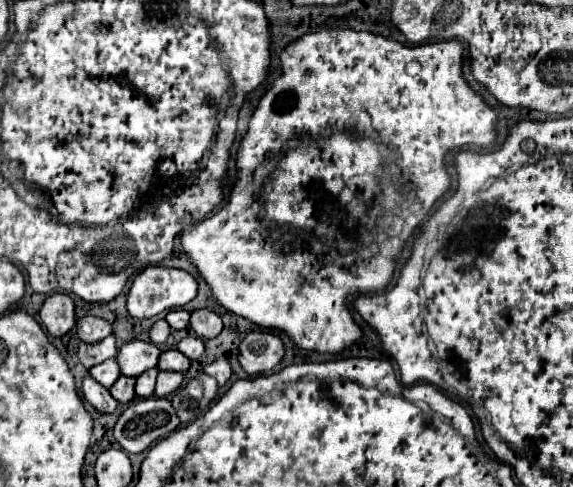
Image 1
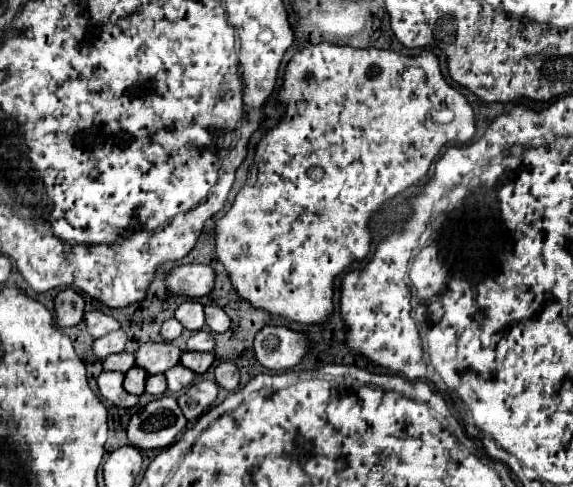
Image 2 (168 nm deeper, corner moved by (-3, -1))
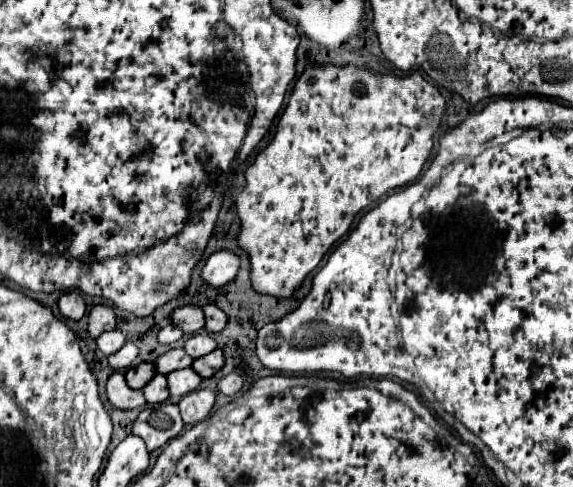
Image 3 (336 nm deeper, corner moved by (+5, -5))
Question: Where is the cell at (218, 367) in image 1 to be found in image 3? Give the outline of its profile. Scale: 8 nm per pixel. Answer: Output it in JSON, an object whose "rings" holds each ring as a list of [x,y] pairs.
{"rings":[[[231,373],[231,375],[223,377],[223,379],[219,381],[217,387],[219,387],[219,391],[221,391],[223,395],[233,397],[233,395],[237,395],[237,393],[241,391],[241,387],[243,387],[243,379],[241,379],[239,373]]]}

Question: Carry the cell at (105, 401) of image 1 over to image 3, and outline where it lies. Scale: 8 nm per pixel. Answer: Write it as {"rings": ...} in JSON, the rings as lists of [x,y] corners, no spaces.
{"rings":[[[115,371],[109,377],[109,381],[107,381],[107,397],[113,403],[113,407],[117,407],[117,409],[135,409],[135,407],[147,405],[145,397],[143,397],[143,391],[127,387],[123,371]]]}

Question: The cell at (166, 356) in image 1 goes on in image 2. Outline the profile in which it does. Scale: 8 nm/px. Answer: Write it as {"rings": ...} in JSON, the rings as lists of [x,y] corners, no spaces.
{"rings":[[[185,351],[181,355],[181,365],[191,369],[193,373],[205,373],[209,369],[209,365],[213,363],[213,353],[193,353],[193,351]]]}

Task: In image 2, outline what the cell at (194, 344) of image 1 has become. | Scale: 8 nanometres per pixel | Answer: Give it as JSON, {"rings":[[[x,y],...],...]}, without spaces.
{"rings":[[[201,329],[201,331],[195,331],[189,341],[187,341],[187,349],[189,351],[201,351],[201,353],[207,353],[207,351],[213,351],[215,349],[215,339],[209,331]]]}

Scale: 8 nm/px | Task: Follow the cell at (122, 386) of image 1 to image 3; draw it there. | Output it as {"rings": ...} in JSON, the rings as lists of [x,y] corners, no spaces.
{"rings":[[[139,363],[137,367],[131,367],[125,371],[127,385],[133,389],[143,389],[153,377],[155,377],[155,365],[153,363]]]}

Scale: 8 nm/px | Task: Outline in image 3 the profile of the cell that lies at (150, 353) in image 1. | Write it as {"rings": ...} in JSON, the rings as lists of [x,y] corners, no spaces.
{"rings":[[[171,349],[171,351],[163,353],[161,357],[157,357],[153,363],[157,365],[157,373],[167,375],[169,371],[183,369],[183,367],[191,367],[193,357],[189,357],[189,355],[185,353],[185,349]]]}

